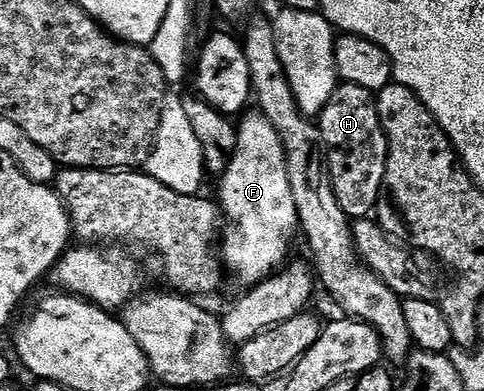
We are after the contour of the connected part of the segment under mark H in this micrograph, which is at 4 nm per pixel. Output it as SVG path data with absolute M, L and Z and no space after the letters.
M348 82L336 86L329 104L318 115L317 125L327 147L327 167L331 170L337 204L341 204L352 220L372 217L379 204L379 195L384 191L387 167L387 134L379 119L376 91Z

